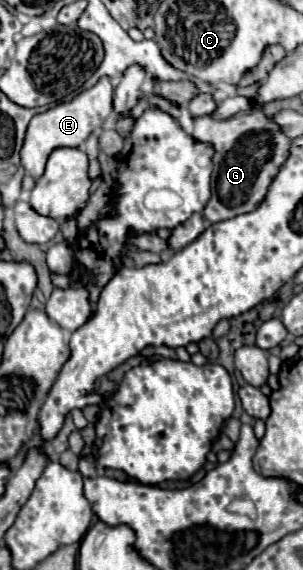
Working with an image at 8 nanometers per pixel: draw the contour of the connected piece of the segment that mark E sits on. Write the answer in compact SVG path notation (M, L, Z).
M102 76L96 82L96 86L80 92L70 102L62 102L62 104L46 110L42 114L36 114L32 118L32 122L28 124L26 140L24 140L24 146L22 146L22 152L20 152L22 166L26 170L30 170L30 174L34 178L40 178L42 172L44 172L48 156L56 148L66 148L66 146L68 148L78 148L78 146L82 146L86 142L86 138L92 132L96 132L102 126L102 122L106 120L106 116L112 110L112 100L114 100L114 86L110 84L108 76Z

